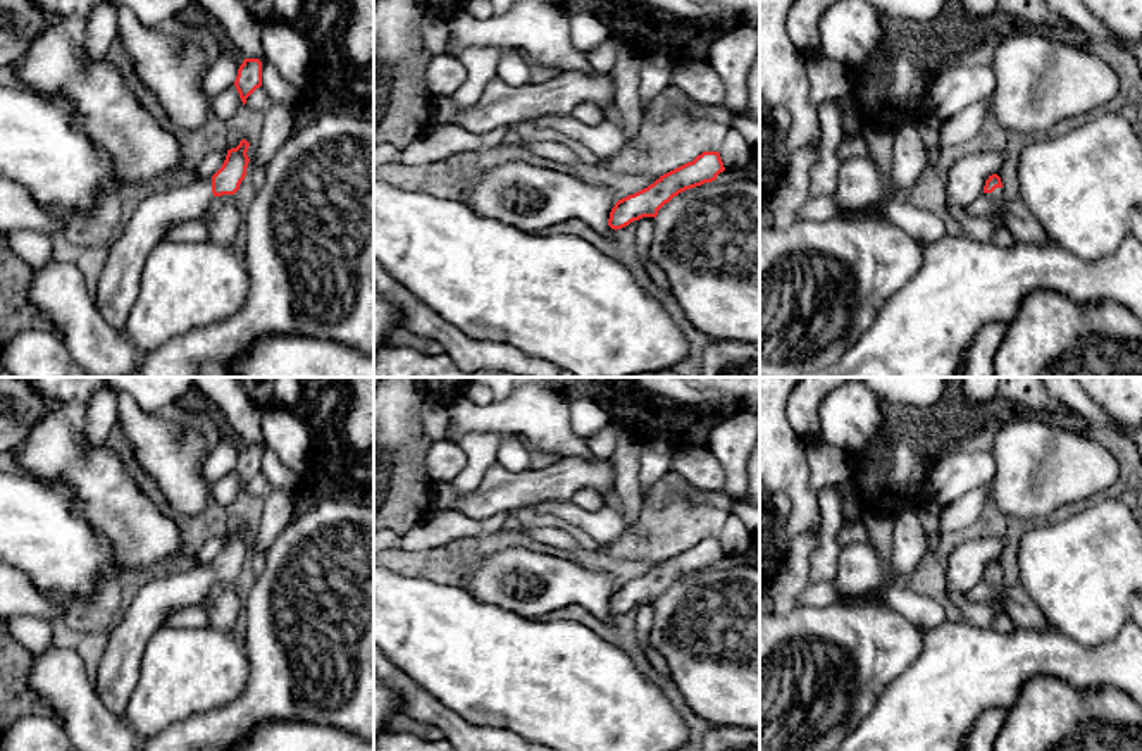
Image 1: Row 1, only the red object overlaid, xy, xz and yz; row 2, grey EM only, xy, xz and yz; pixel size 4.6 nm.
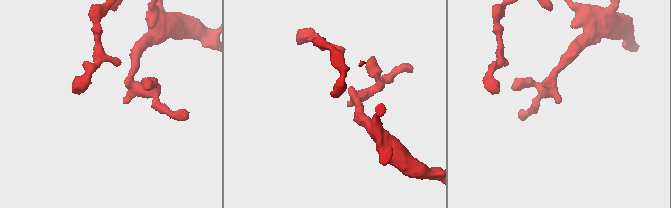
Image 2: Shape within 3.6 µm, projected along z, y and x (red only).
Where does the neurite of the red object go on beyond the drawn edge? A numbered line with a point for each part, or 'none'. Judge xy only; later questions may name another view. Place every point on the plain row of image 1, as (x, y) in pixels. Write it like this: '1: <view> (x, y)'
1: xy (119, 669)

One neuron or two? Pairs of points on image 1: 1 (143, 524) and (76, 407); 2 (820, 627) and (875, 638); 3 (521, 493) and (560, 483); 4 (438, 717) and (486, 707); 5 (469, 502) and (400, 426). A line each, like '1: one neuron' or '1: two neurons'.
1: one neuron
2: one neuron
3: one neuron
4: two neurons
5: two neurons

